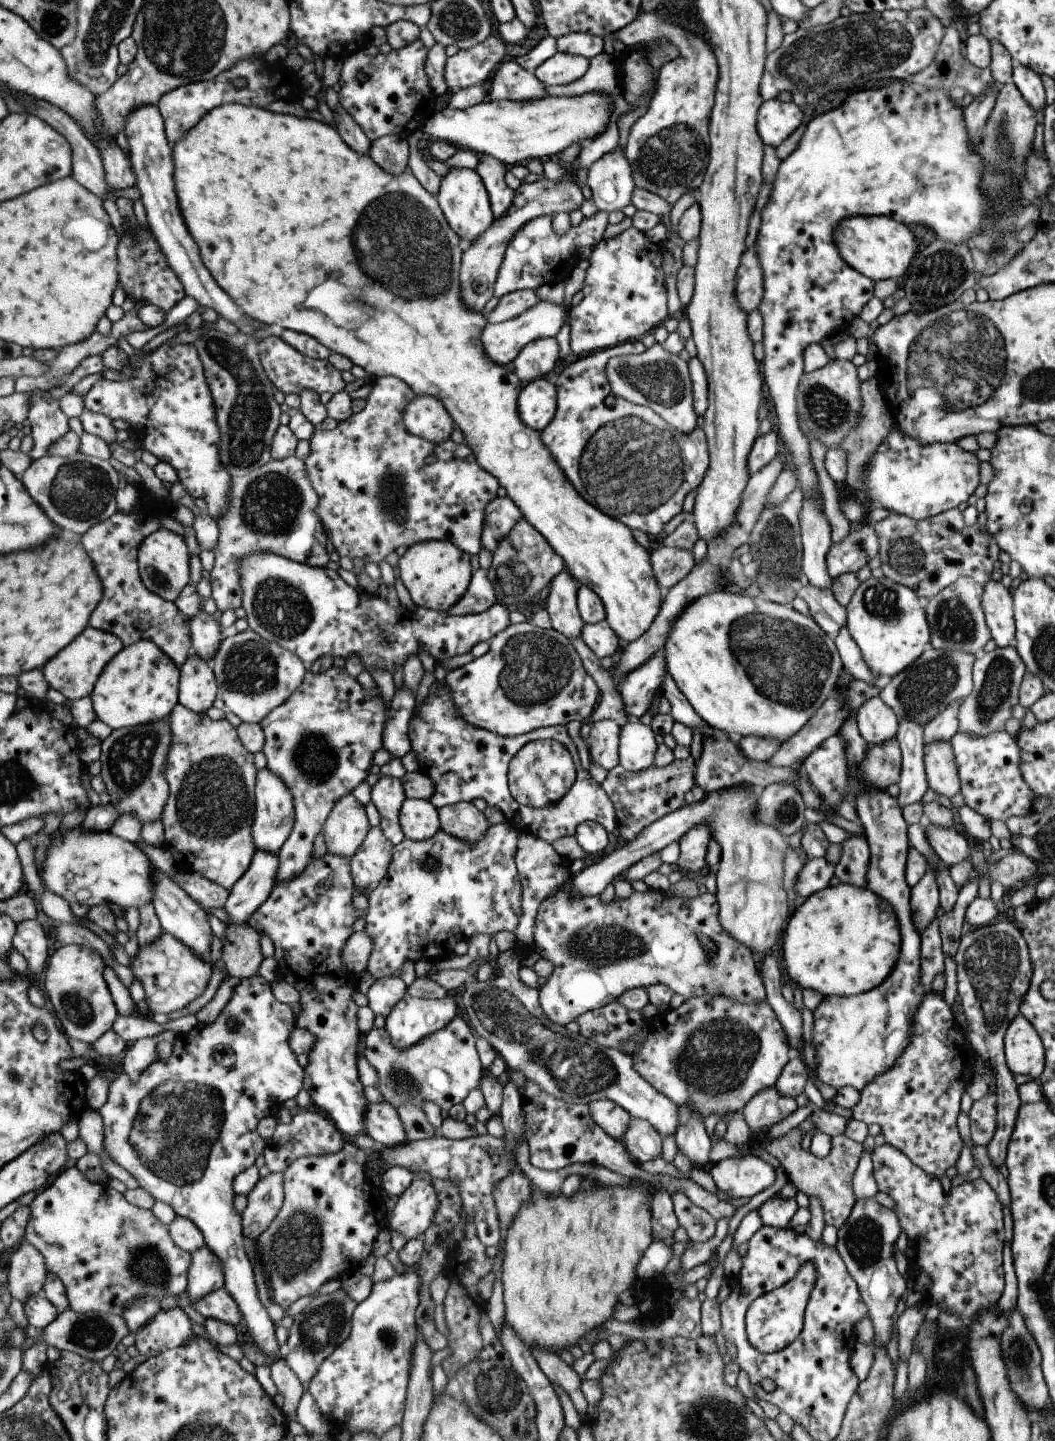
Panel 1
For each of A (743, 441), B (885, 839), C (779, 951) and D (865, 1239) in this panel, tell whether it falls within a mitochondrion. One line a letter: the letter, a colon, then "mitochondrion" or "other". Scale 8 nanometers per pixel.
A: other
B: other
C: other
D: mitochondrion

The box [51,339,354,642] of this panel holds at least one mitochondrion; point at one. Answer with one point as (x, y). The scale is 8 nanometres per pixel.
(271, 507)

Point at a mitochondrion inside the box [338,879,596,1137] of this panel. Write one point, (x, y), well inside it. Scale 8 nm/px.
(402, 1082)

